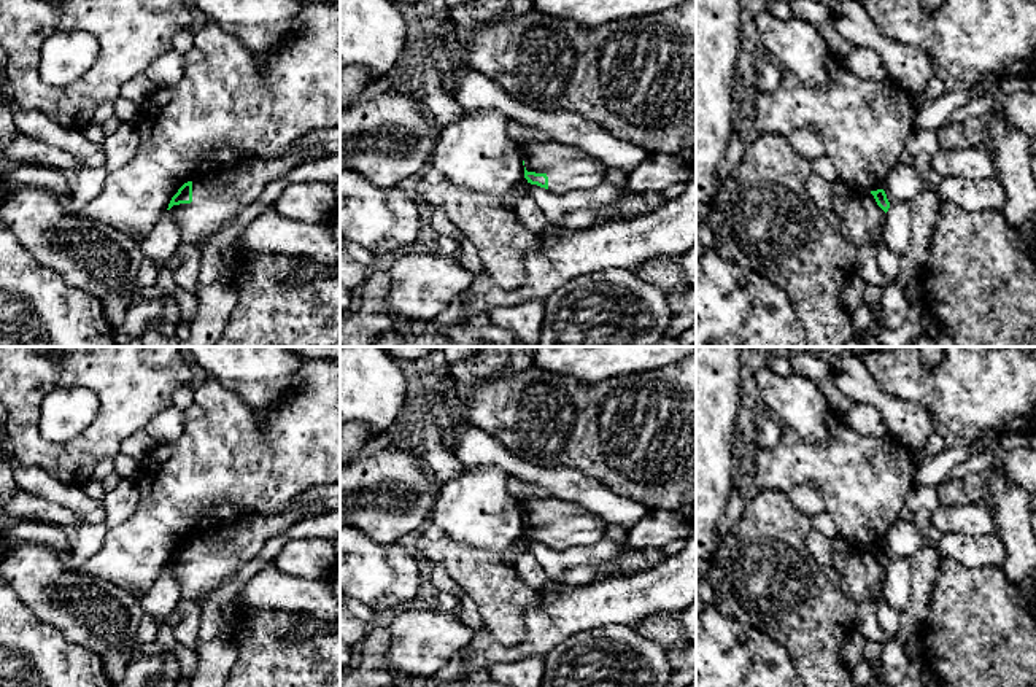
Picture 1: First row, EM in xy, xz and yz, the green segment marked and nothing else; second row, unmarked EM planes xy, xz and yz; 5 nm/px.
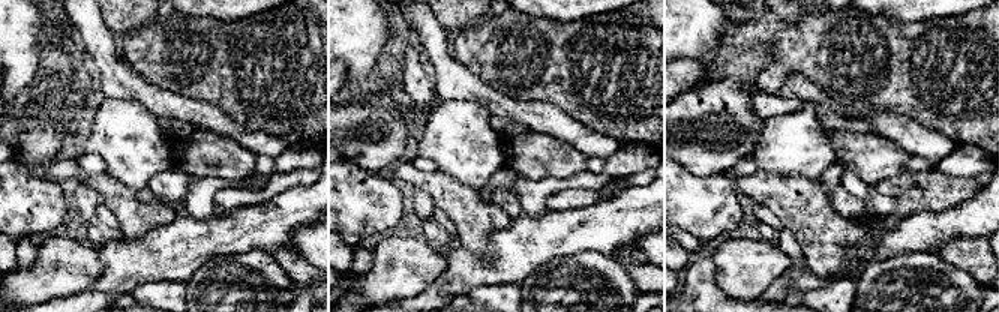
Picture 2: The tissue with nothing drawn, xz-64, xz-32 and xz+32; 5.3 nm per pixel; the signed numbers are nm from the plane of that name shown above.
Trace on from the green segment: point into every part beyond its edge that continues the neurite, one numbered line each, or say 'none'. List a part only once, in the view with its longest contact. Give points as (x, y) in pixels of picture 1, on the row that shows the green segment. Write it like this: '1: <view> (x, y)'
1: xz (568, 169)

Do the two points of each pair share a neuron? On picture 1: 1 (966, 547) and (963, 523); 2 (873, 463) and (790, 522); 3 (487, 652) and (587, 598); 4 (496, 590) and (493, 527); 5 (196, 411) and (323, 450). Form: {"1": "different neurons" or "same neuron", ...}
{"1": "different neurons", "2": "different neurons", "3": "same neuron", "4": "different neurons", "5": "different neurons"}

